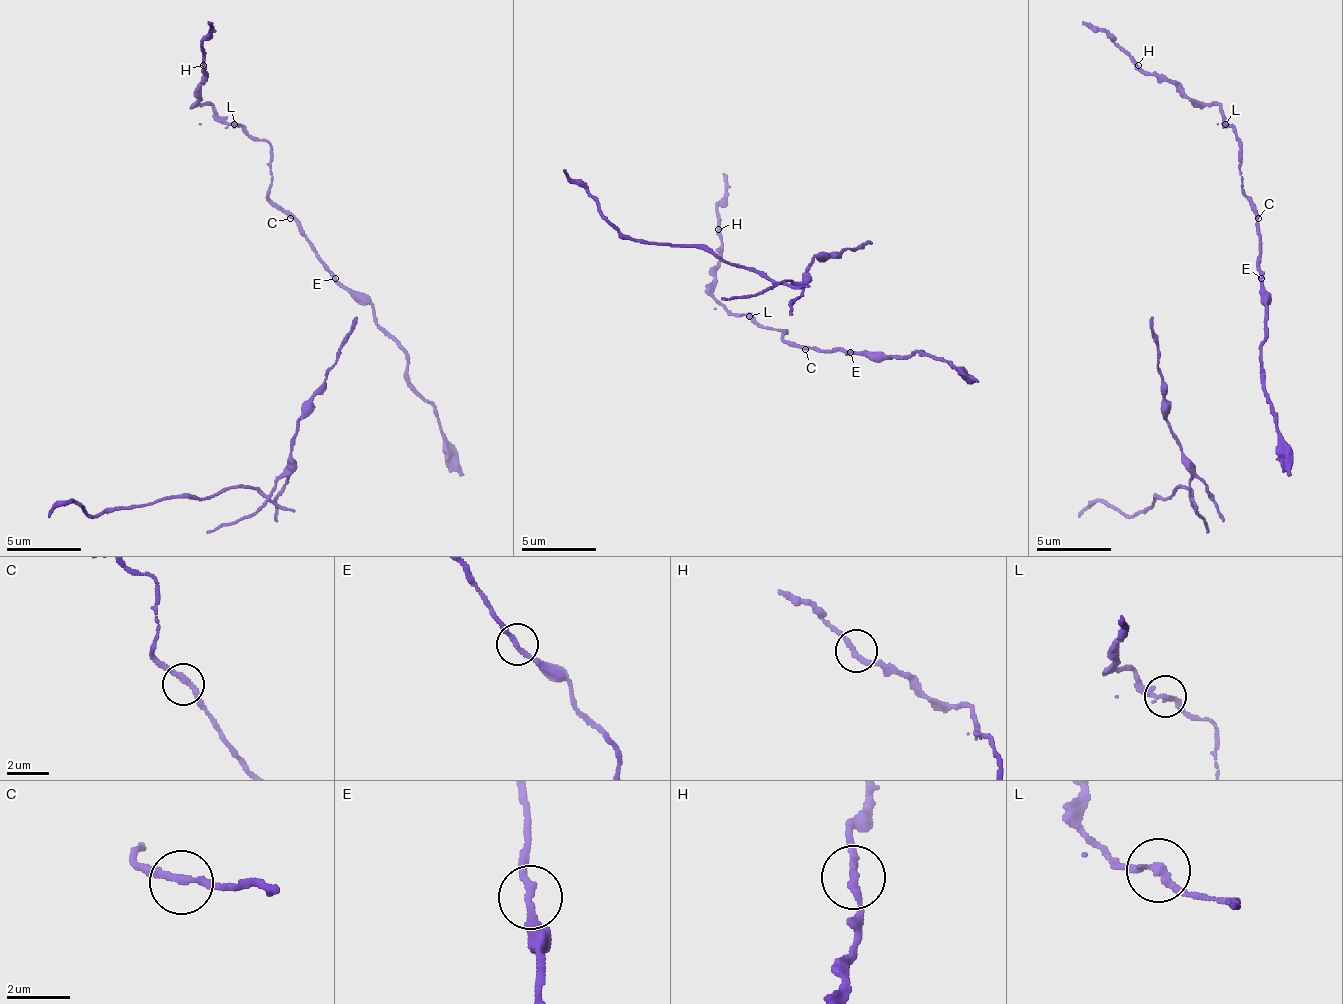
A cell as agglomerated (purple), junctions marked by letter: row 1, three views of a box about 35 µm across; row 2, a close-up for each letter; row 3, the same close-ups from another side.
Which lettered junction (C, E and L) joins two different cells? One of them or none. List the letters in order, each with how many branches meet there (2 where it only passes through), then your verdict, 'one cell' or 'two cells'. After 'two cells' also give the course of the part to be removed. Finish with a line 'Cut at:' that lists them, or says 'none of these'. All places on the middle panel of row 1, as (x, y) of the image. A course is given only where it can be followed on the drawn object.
C: 2 | one cell
E: 2 | one cell
L: 2 | two cells
Cut at: L

